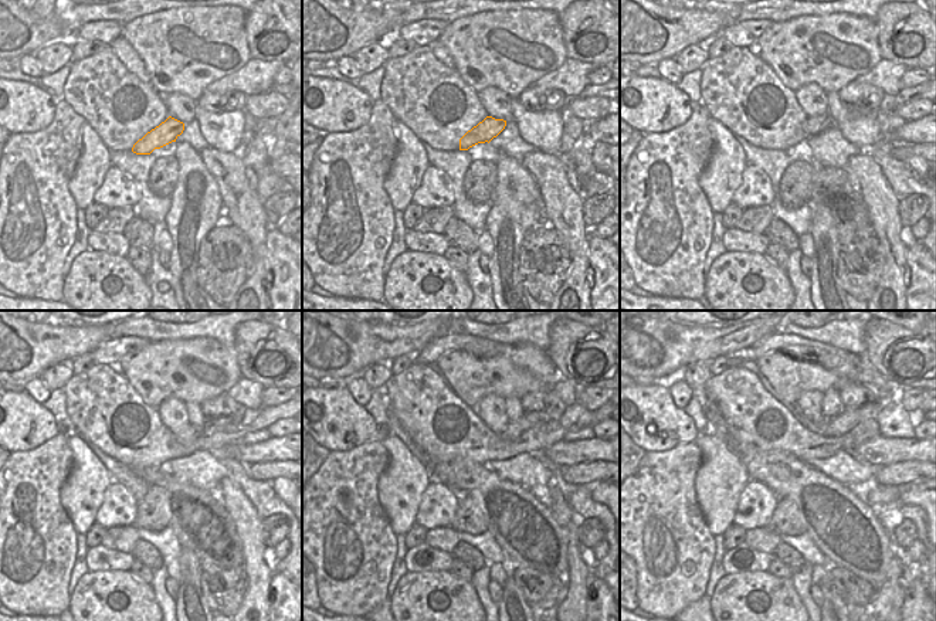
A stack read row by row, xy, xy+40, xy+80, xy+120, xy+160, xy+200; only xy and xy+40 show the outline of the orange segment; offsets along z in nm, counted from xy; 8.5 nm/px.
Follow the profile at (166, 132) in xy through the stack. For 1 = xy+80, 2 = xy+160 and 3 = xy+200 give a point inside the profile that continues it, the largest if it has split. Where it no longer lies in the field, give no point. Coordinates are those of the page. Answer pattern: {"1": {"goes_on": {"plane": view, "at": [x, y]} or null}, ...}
{"1": {"goes_on": {"plane": "xy+80", "at": [813, 125]}}, "2": {"goes_on": {"plane": "xy+160", "at": [515, 428]}}, "3": {"goes_on": {"plane": "xy+200", "at": [848, 418]}}}

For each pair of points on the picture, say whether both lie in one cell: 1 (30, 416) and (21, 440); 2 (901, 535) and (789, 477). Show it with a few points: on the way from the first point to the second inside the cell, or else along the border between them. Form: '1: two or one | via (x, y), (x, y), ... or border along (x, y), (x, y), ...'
1: one | via (24, 421), (21, 424), (21, 434)
2: two | border along (891, 533), (896, 547)

